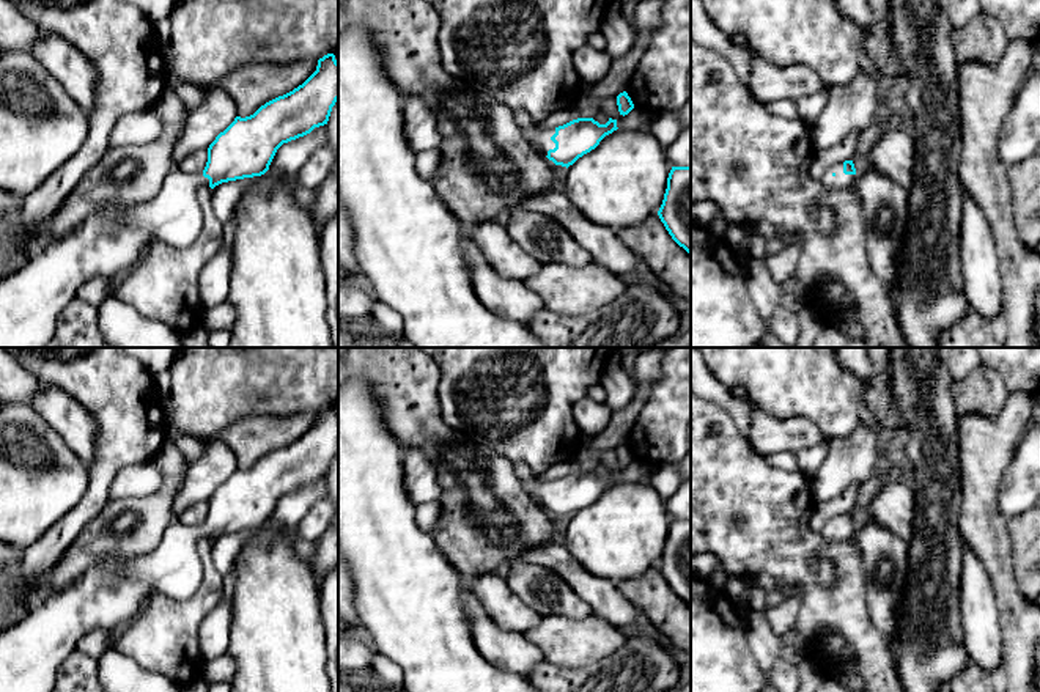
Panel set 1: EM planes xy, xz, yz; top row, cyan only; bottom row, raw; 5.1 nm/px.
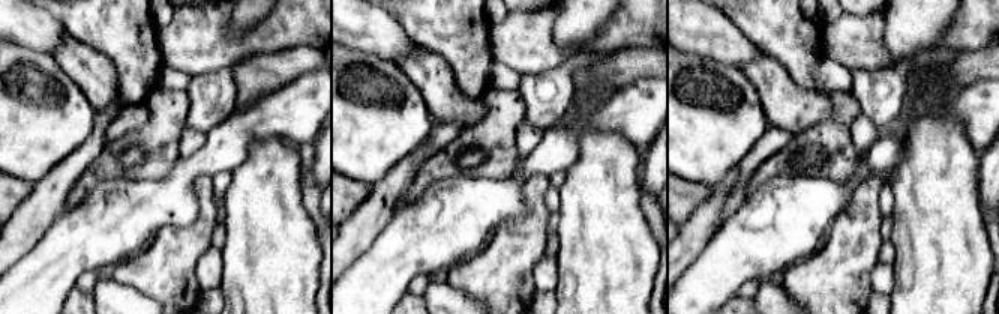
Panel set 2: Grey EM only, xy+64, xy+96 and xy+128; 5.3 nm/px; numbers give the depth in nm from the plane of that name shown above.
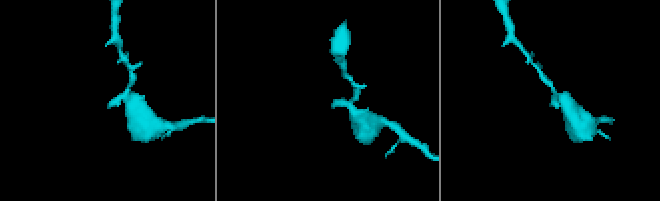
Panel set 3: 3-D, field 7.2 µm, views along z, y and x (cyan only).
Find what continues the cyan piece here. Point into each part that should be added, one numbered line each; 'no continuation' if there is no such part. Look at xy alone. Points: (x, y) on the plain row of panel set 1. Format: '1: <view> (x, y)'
1: xy (114, 592)

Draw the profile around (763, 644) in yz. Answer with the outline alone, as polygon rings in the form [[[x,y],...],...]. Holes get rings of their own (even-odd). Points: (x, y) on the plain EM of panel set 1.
[[[747,609],[744,618],[747,645],[760,670],[768,672],[779,657],[779,637],[763,613]]]

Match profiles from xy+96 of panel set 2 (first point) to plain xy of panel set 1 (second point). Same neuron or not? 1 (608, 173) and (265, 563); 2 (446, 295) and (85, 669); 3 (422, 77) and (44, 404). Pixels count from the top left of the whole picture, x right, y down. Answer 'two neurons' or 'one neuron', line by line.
1: one neuron
2: two neurons
3: one neuron

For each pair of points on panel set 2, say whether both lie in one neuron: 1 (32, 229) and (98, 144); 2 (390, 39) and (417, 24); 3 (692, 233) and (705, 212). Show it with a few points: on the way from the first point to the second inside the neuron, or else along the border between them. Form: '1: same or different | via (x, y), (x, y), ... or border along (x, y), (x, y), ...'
1: same | via (41, 208), (59, 181), (77, 163)
2: different | border along (389, 15), (413, 44)
3: same | via (696, 229), (705, 217)

